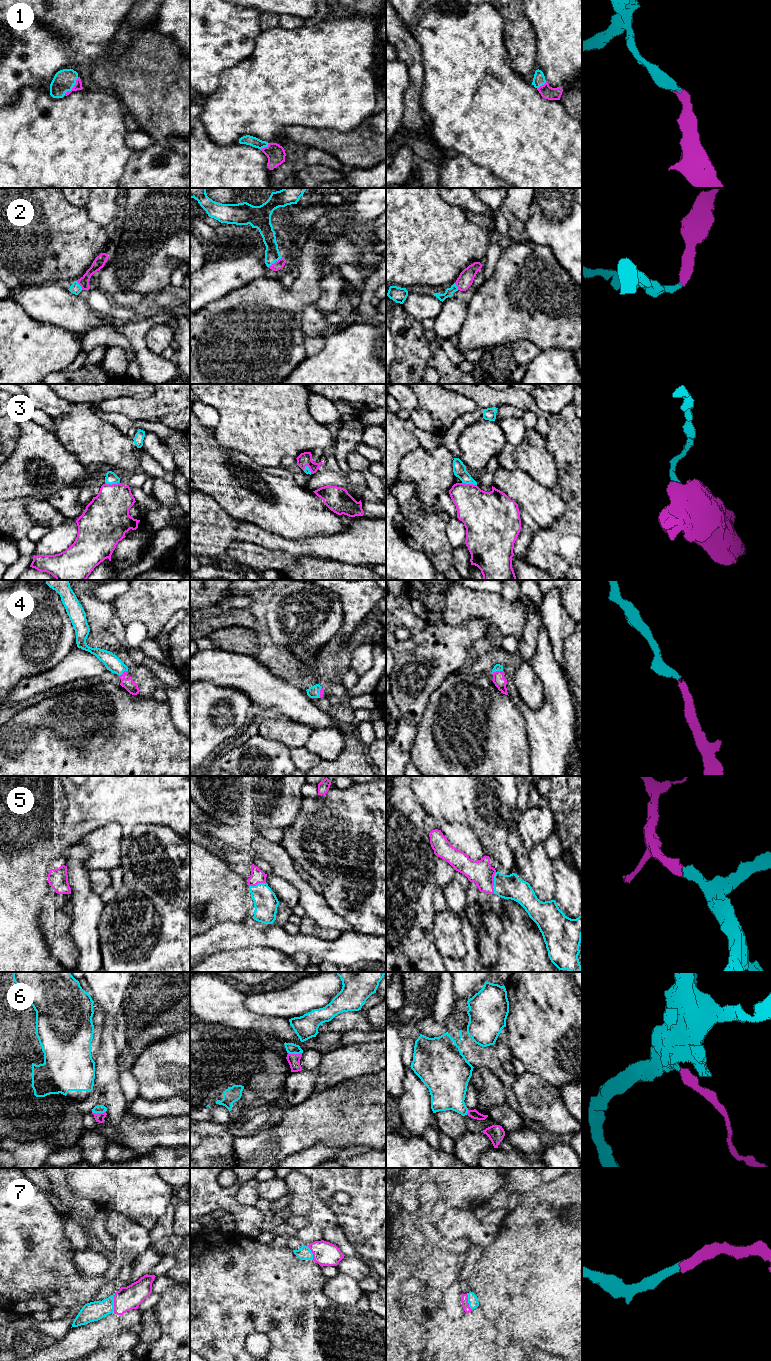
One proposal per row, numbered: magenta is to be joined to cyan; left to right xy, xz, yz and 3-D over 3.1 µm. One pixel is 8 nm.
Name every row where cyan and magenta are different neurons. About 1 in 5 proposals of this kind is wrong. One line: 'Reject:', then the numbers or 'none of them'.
Reject: 3

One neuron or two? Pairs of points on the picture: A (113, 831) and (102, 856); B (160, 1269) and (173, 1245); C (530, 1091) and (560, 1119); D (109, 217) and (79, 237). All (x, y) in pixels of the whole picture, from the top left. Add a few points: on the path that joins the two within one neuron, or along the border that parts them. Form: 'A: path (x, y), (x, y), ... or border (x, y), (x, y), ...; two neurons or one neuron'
A: path (109, 837), (105, 841), (105, 850); one neuron
B: border (171, 1255), (175, 1260), (175, 1264), (163, 1274); two neurons
C: path (537, 1098), (553, 1114); one neuron
D: border (84, 206), (87, 215), (94, 222), (110, 228); two neurons

